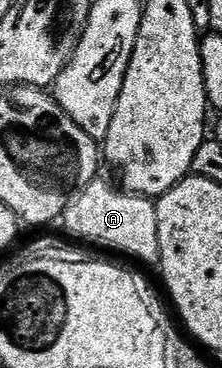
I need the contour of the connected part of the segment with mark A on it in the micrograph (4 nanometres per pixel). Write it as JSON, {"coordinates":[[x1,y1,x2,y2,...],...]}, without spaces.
{"coordinates":[[95,178,71,200,60,217,61,223,66,223,67,230,71,232,69,235,75,241,87,240,90,244,99,244,102,248,123,252,126,256,135,256,146,264,157,265,162,255,155,201,149,196,135,196,133,192,118,186,113,188,108,181,102,179]]}

